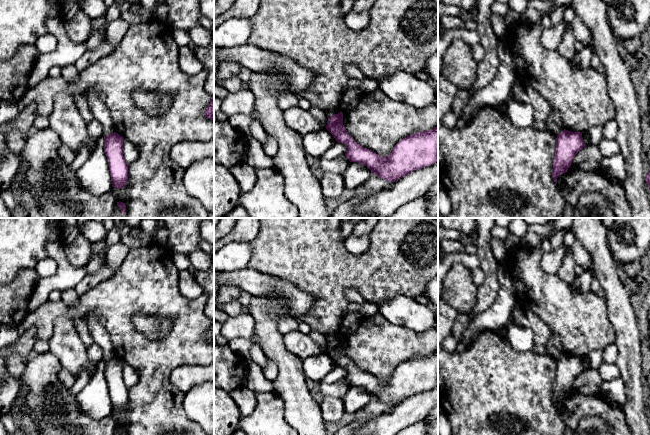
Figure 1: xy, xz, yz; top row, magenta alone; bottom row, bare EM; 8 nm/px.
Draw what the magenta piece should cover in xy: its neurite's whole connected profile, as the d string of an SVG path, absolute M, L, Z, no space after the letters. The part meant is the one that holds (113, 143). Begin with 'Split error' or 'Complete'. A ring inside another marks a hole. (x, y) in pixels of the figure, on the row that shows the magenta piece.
Complete. M116 132L104 136L104 153L108 160L112 187L124 188L128 180L128 164L123 156L123 137Z

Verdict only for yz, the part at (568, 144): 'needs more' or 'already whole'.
already whole

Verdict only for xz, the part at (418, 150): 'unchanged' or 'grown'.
unchanged

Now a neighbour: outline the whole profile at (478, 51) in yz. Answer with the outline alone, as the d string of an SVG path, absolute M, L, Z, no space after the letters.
M481 44L471 46L471 52L473 54L473 58L477 63L480 63L485 56L485 50Z

